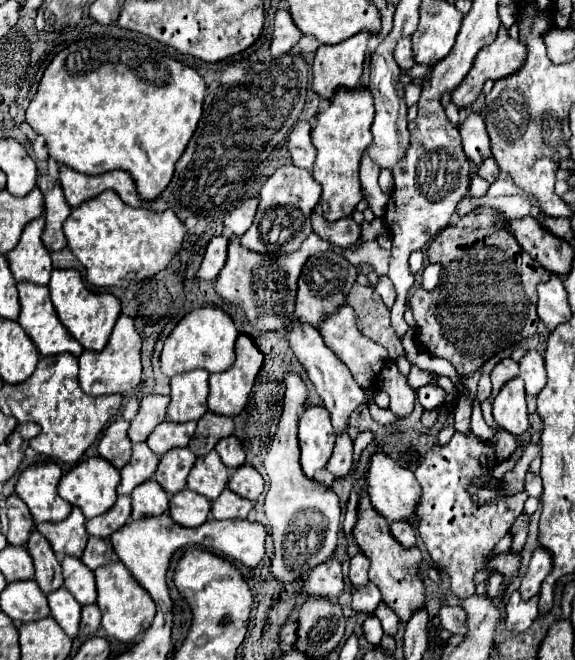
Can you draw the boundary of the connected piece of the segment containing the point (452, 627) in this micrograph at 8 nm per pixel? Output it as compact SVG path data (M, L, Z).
M442 606L440 626L450 634L466 634L466 612L460 606Z

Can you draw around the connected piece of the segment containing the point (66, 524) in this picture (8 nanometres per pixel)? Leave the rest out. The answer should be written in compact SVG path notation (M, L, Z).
M72 508L70 516L62 522L36 524L36 530L42 532L44 538L50 540L54 554L58 558L64 558L64 556L80 558L86 548L86 540L88 540L86 518L80 512L80 508Z

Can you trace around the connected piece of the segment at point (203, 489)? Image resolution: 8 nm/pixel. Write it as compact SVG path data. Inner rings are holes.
M216 450L200 456L188 474L188 488L206 496L208 500L216 500L220 492L228 484L228 468L222 464Z

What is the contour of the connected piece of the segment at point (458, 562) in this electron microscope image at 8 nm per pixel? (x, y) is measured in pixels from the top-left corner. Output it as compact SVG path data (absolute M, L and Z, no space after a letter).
M456 432L448 442L448 446L444 448L434 446L424 456L424 460L416 470L416 480L420 482L424 492L416 508L416 518L420 522L418 524L420 536L432 560L444 572L450 574L452 592L462 600L474 594L474 574L486 568L494 544L508 534L508 528L514 524L516 516L522 514L524 502L528 498L526 492L520 492L516 496L500 498L484 506L472 502L466 488L472 484L470 480L476 474L486 474L486 470L480 468L478 462L480 454L484 452L492 452L492 448L484 440L480 440L474 434L464 436Z

